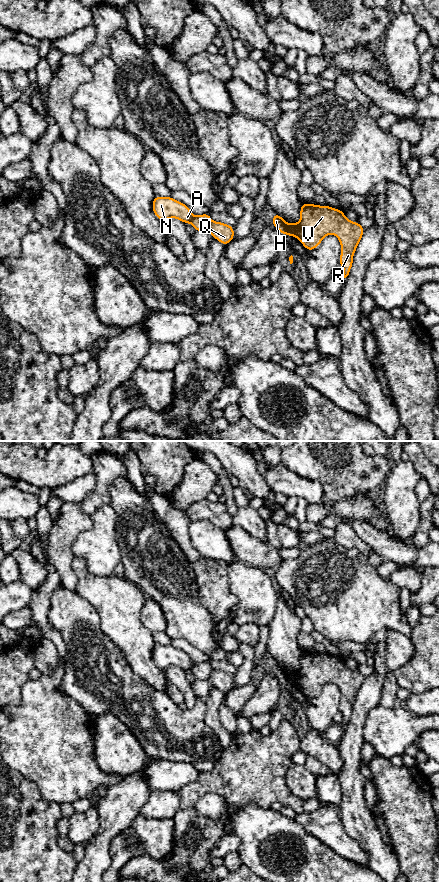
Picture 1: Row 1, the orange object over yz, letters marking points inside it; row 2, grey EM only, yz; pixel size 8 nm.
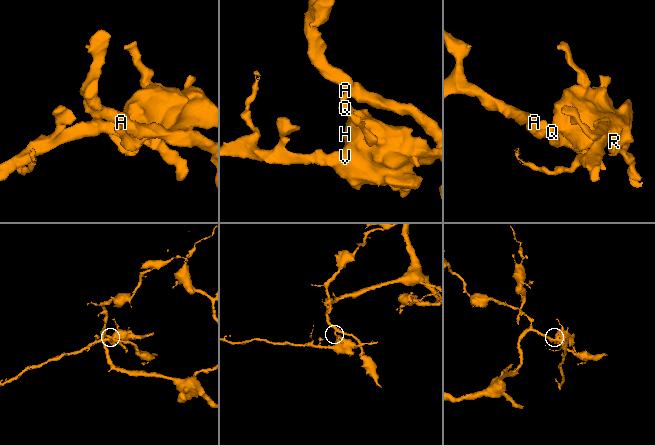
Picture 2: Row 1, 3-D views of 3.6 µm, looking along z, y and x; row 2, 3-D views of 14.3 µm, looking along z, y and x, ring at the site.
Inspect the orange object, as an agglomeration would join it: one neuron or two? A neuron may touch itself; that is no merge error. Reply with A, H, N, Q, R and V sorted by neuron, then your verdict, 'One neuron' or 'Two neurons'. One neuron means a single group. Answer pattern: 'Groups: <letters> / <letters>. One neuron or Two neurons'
Groups: A N / H Q R V. Two neurons

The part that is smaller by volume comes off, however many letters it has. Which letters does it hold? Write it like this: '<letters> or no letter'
H, Q, R, V

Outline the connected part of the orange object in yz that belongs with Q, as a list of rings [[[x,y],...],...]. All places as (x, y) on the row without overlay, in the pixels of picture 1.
[[[213,670],[210,681],[224,694],[234,688],[234,675],[223,670]]]

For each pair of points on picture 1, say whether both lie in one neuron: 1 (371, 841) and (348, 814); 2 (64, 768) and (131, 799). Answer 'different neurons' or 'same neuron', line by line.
1: same neuron
2: different neurons

